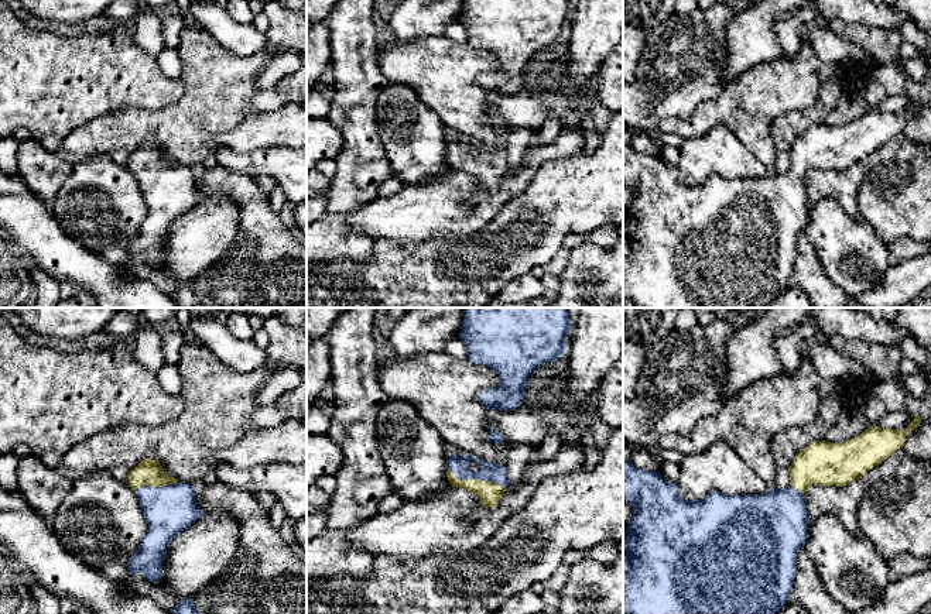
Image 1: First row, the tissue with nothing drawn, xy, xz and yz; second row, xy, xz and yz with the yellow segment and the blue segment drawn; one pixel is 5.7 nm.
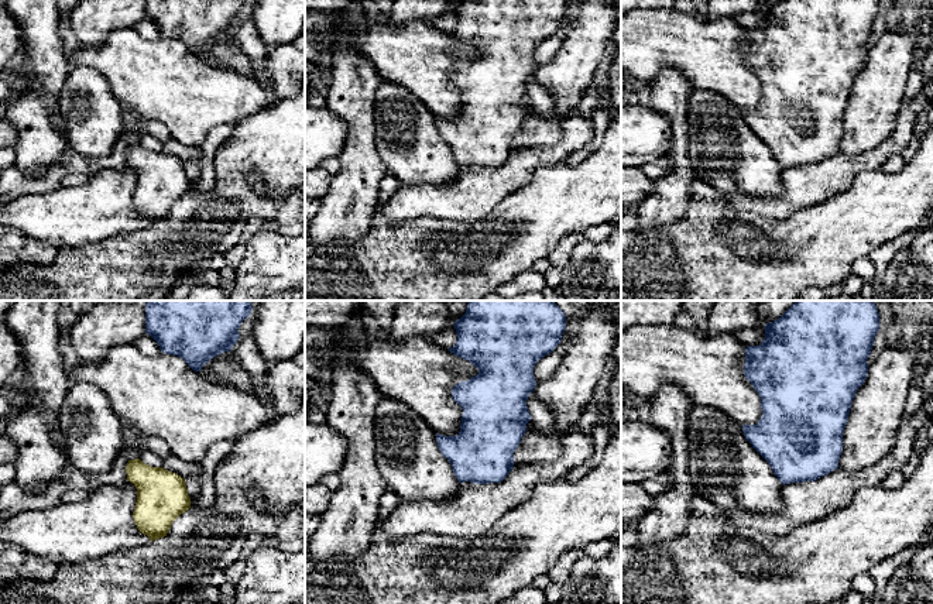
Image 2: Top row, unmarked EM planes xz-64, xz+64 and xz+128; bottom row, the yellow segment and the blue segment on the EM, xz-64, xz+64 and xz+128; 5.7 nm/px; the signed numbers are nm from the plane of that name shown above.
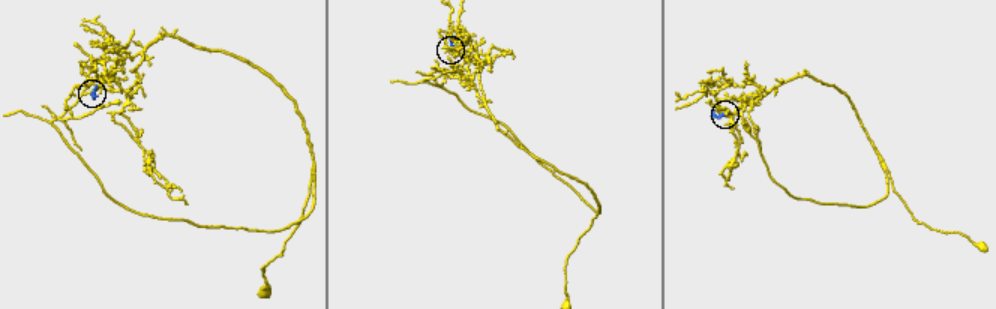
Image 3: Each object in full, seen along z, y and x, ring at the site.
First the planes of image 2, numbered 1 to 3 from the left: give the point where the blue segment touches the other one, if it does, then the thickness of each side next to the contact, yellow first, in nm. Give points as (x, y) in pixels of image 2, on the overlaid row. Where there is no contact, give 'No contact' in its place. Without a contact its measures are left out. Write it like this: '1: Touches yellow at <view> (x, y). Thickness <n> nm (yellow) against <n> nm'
1: No contact
2: No contact
3: No contact

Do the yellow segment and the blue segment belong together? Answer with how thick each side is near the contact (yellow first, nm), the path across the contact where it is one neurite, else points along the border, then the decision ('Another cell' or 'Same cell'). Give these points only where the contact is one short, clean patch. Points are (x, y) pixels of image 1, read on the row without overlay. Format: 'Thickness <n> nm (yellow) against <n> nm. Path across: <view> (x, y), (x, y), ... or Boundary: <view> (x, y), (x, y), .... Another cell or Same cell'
Thickness 130 nm (yellow) against 110 nm. Path across: xz (489, 177), (476, 163), (459, 150). Same cell

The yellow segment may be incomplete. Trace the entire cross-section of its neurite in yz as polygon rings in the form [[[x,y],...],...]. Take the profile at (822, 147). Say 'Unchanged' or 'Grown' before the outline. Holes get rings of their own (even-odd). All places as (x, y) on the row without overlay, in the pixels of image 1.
Grown. [[[914,99],[914,104],[901,114],[891,112],[882,113],[872,109],[860,119],[841,127],[817,124],[795,138],[788,151],[790,169],[785,172],[771,171],[764,178],[726,179],[721,175],[709,175],[701,183],[688,185],[680,178],[677,167],[668,167],[658,155],[641,154],[634,151],[630,144],[623,144],[623,185],[633,191],[633,199],[623,215],[623,299],[633,302],[639,308],[763,308],[770,303],[790,284],[795,260],[797,237],[804,231],[808,222],[808,196],[804,182],[807,172],[812,168],[842,171],[862,162],[869,154],[886,144],[890,138],[903,133],[906,120],[920,107],[920,100]]]

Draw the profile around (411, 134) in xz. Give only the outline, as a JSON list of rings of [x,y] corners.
[[[389,83],[376,103],[376,126],[386,159],[404,185],[446,175],[445,126],[407,85]]]

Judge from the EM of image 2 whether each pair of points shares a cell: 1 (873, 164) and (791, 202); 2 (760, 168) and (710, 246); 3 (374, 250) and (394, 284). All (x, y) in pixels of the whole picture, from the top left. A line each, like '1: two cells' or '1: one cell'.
1: one cell
2: two cells
3: one cell

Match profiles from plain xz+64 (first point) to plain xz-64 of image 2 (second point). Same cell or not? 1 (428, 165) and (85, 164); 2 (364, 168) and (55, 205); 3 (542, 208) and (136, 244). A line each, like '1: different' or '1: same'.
1: different
2: different
3: same

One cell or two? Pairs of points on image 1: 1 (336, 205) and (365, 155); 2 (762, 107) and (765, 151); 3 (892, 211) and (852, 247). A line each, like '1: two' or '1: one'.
1: one
2: one
3: two

